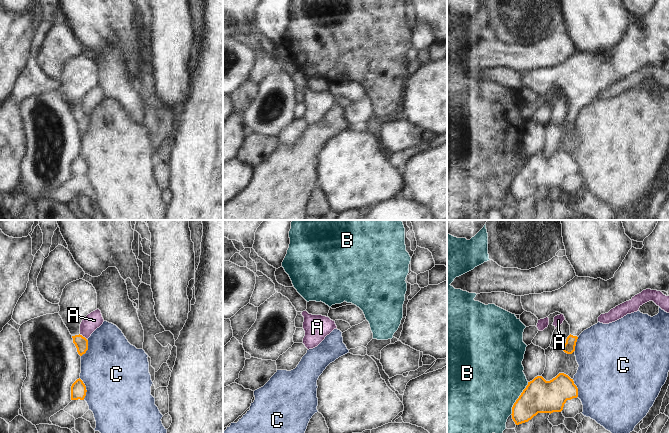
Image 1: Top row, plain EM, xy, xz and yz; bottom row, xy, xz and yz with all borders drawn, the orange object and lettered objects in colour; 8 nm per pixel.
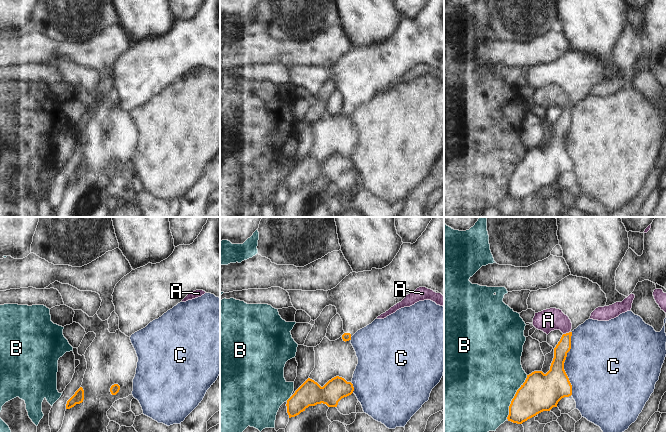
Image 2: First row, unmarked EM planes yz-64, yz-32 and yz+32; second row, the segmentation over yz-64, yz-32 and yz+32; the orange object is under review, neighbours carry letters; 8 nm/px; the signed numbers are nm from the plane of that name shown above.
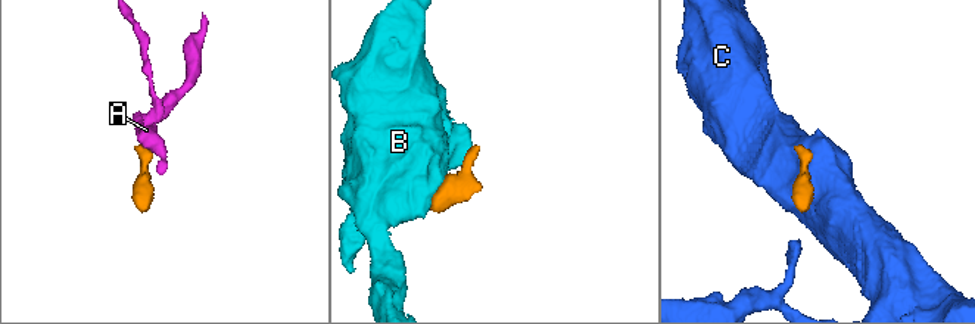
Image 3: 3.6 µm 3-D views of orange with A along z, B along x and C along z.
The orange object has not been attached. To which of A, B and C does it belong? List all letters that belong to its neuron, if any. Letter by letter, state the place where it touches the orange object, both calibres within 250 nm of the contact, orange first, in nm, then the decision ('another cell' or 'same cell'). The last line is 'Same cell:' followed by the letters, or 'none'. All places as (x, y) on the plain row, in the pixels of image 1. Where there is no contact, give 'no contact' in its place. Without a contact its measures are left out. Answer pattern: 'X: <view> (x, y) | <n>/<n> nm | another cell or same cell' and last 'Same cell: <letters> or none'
A: xy (82, 112) | 110/140 nm | another cell
B: yz (518, 174) | 280/480 nm | another cell
C: xy (85, 165) | 130/480 nm | another cell
Same cell: none

